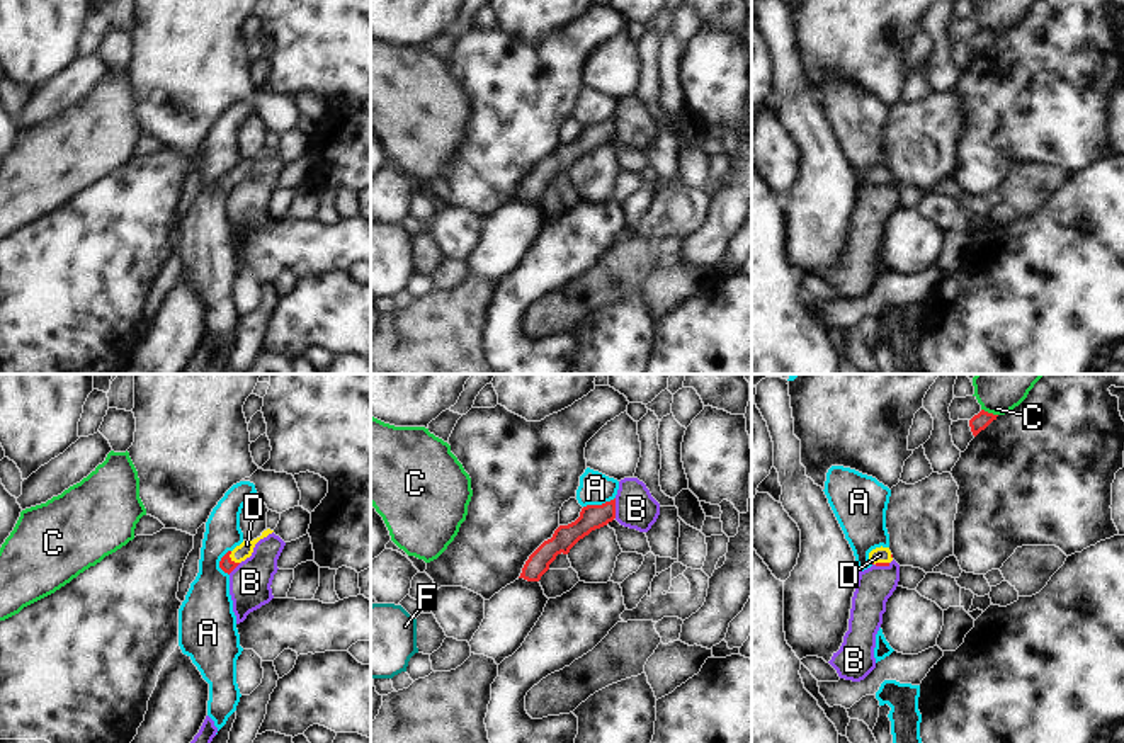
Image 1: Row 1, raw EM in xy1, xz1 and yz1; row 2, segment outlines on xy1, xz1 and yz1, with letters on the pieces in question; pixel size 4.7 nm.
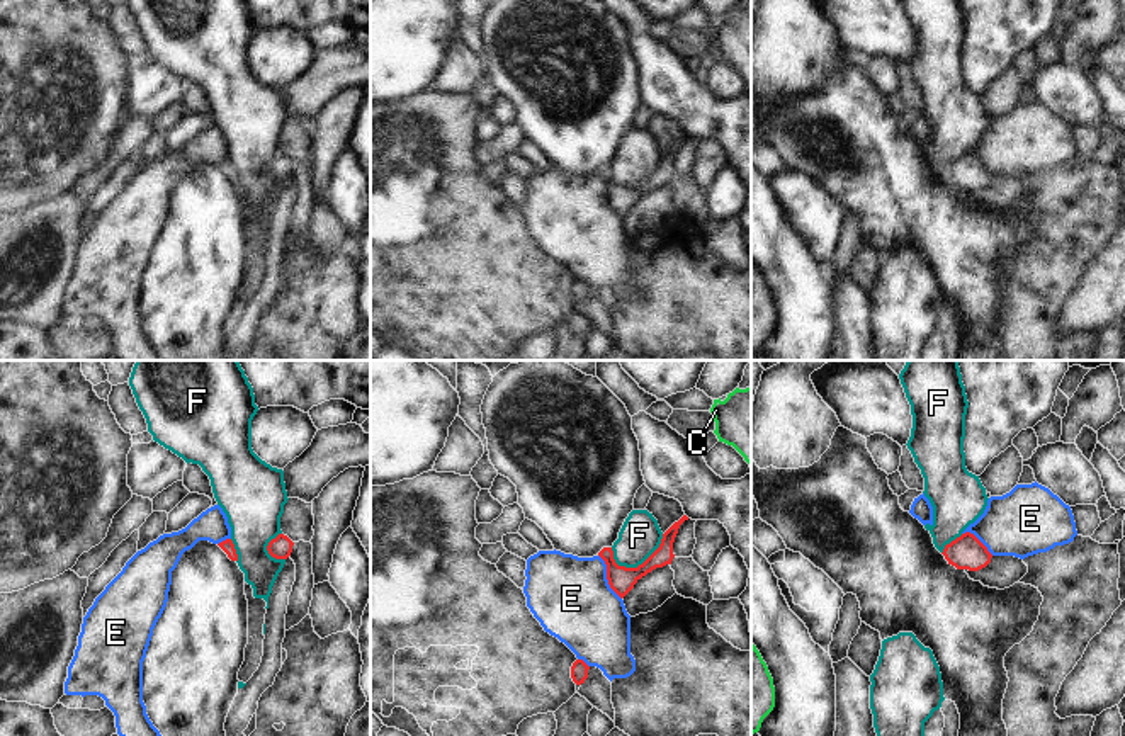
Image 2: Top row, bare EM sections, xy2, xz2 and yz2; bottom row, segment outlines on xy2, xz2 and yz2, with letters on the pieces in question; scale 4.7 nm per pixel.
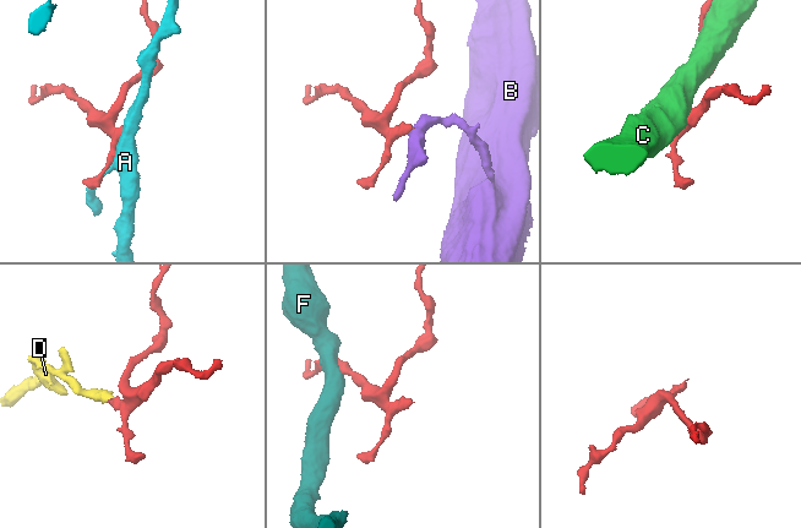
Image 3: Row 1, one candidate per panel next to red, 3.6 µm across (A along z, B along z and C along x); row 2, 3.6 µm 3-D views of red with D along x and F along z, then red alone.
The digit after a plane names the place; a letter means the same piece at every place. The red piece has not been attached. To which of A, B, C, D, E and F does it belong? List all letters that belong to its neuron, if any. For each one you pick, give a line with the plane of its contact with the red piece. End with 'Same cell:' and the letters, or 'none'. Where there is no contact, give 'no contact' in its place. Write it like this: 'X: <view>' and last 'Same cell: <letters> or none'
D: xy1
Same cell: D

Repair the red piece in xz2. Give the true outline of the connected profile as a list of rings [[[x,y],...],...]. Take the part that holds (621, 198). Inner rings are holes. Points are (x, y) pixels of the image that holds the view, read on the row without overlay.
[[[683,134],[678,141],[675,141],[661,158],[659,167],[637,187],[625,187],[619,185],[613,178],[613,170],[612,167],[603,167],[598,175],[605,180],[607,184],[607,199],[610,207],[624,218],[634,204],[651,192],[656,187],[663,187],[666,184],[671,184],[675,173],[673,173],[673,161],[678,153],[680,144],[688,139],[687,134]]]

